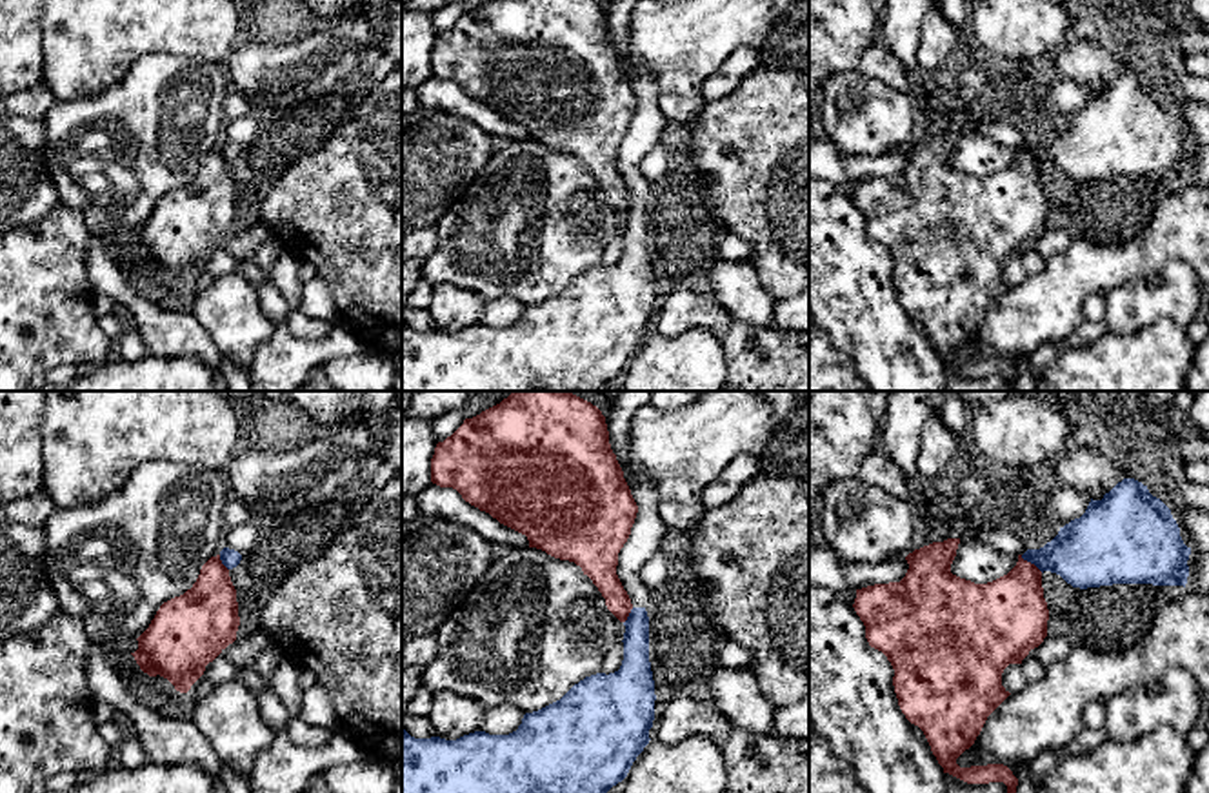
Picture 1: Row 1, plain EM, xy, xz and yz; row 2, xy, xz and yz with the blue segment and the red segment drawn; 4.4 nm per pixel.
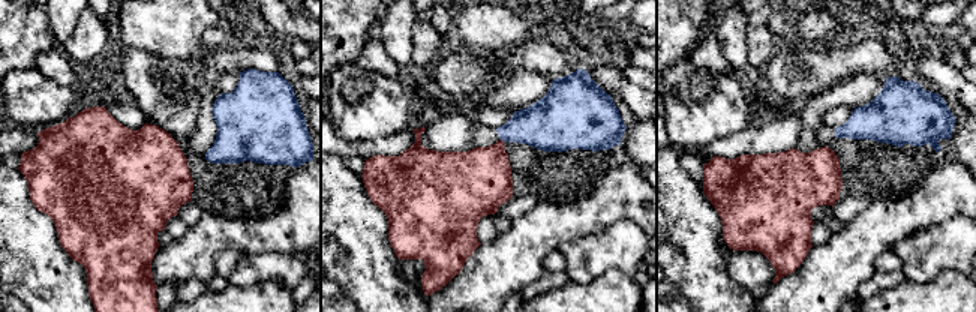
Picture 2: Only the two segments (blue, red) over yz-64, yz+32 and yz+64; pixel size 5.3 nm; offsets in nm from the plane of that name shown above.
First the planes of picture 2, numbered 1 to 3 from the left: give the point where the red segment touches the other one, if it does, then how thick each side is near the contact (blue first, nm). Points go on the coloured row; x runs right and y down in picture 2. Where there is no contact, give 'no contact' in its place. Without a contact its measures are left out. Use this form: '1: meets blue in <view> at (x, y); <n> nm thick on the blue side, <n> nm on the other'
1: no contact
2: meets blue in yz+32 at (501, 140); 260 nm thick on the blue side, 340 nm on the other
3: no contact

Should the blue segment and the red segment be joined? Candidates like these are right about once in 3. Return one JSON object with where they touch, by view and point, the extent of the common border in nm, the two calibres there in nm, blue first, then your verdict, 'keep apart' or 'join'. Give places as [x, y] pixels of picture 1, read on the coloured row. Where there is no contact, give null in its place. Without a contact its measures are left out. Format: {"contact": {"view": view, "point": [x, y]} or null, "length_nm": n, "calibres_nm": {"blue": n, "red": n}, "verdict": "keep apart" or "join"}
{"contact": {"view": "yz", "point": [1031, 562]}, "length_nm": 130, "calibres_nm": {"blue": 300, "red": 320}, "verdict": "keep apart"}

